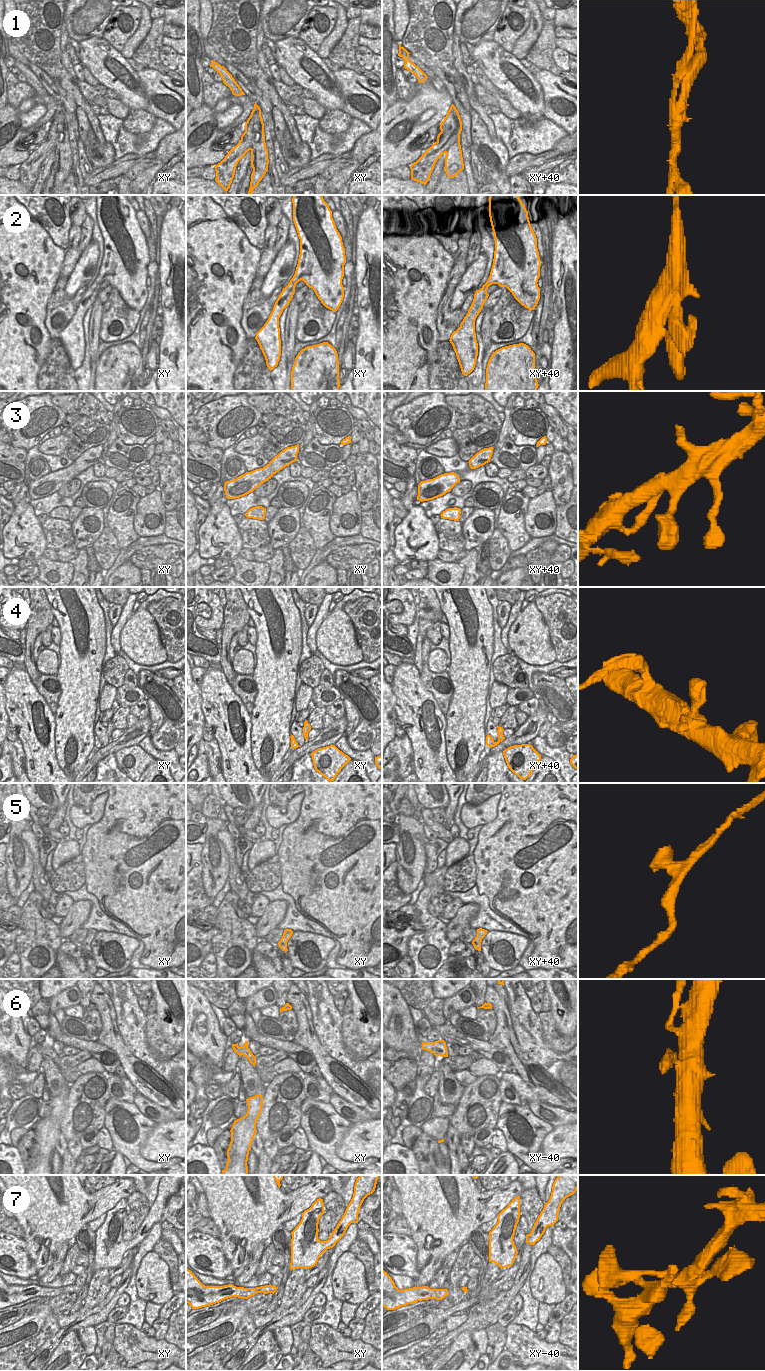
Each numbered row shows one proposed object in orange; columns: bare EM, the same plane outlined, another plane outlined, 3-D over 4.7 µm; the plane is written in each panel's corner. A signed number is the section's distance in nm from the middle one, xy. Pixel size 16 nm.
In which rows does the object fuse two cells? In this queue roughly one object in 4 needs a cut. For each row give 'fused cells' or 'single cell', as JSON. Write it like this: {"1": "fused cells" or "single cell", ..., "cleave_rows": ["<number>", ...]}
{"1": "fused cells", "2": "single cell", "3": "single cell", "4": "single cell", "5": "single cell", "6": "single cell", "7": "single cell", "cleave_rows": ["1"]}

